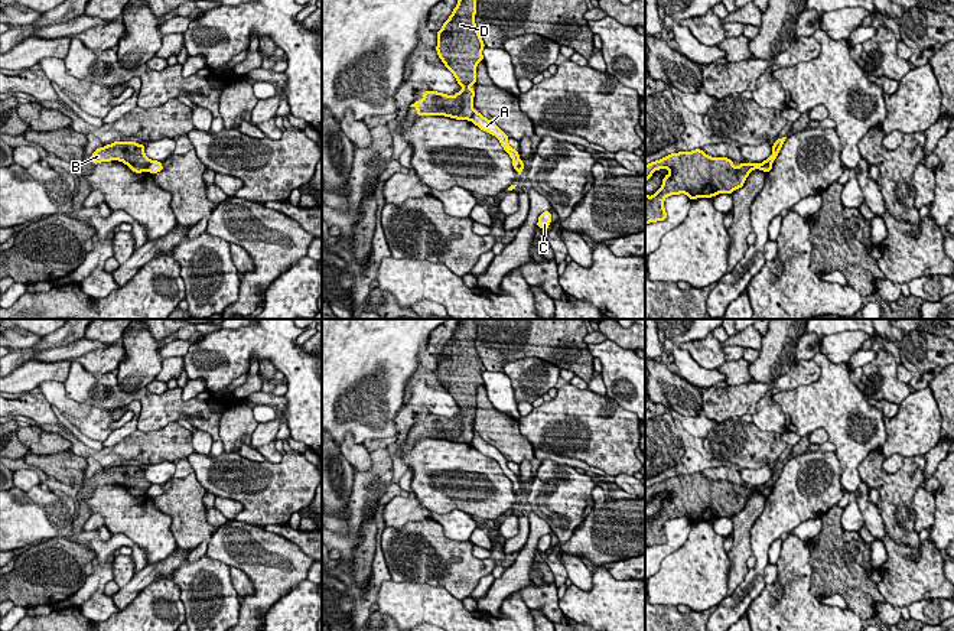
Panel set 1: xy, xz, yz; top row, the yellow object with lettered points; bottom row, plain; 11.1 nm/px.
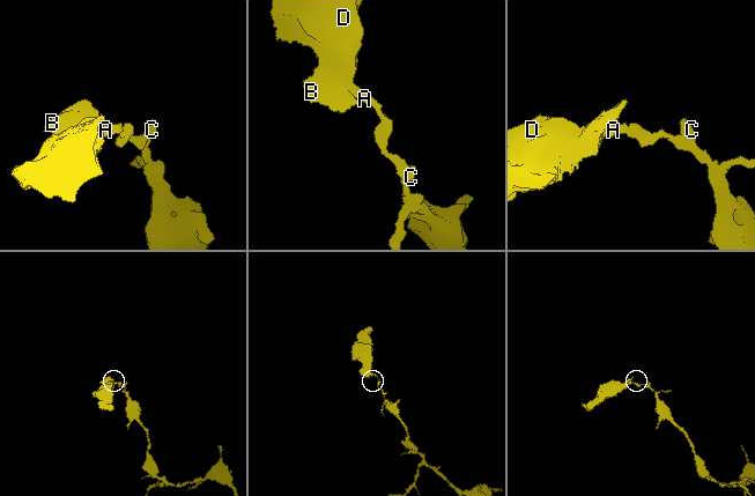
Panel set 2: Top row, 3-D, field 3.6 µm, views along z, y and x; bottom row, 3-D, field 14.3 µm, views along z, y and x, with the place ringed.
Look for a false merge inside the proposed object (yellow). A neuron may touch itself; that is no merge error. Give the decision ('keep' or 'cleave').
cleave

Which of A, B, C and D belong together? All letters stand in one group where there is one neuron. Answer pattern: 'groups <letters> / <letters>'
groups A C / B D

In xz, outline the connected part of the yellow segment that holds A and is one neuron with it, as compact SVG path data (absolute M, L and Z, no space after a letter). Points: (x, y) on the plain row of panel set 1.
M478 435L473 436L471 445L475 449L478 449L481 453L483 453L485 456L489 456L489 458L495 459L499 464L504 474L512 482L514 492L521 498L521 495L524 492L524 485L520 482L518 475L508 468L509 459L507 459L495 446L492 446L491 443L488 443L486 440L483 440Z

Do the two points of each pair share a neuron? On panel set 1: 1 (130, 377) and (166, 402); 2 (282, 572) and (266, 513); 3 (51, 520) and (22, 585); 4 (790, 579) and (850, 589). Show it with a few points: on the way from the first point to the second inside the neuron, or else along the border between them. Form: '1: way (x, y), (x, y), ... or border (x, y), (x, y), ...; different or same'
1: border (116, 376), (117, 386), (127, 393), (146, 386); different
2: border (234, 519), (263, 527); different
3: border (46, 539), (68, 537), (77, 543); different
4: border (808, 549), (810, 591), (817, 598); different

